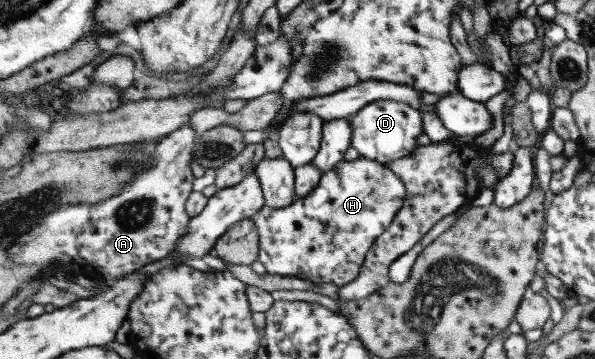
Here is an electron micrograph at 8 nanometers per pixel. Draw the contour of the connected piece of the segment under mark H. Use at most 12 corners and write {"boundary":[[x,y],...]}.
{"boundary":[[341,161],[253,217],[272,274],[351,284],[407,183]]}

